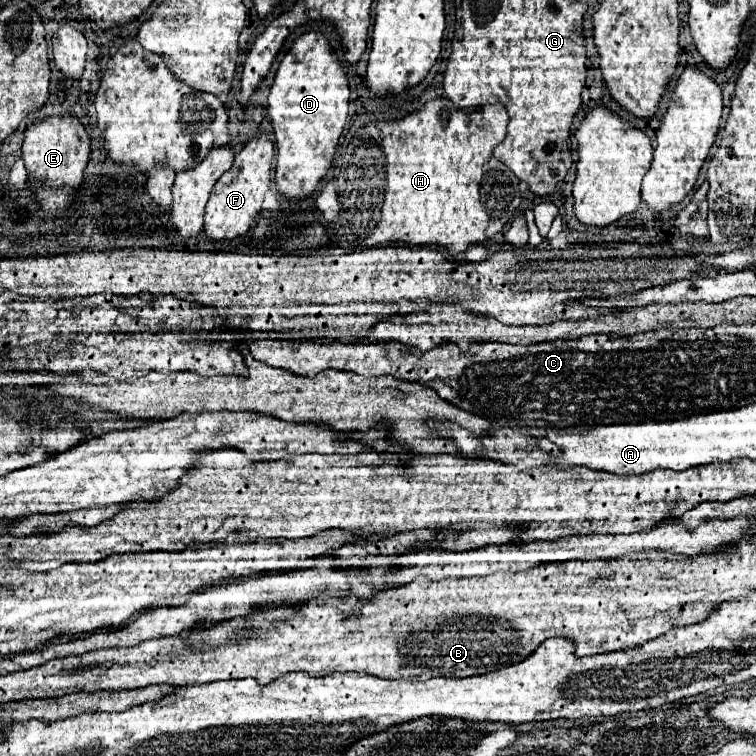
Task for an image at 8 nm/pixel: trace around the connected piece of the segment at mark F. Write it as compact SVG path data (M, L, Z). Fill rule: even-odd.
M266 135L244 145L244 149L236 155L234 165L226 171L220 181L214 185L210 201L206 205L204 215L204 233L210 241L232 241L244 237L250 227L254 227L256 219L262 213L262 201L266 191L270 189L270 169L274 159L274 145Z

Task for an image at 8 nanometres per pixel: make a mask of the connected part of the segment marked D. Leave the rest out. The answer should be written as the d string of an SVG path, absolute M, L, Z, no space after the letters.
M310 31L294 41L278 67L268 95L268 115L276 137L276 191L294 201L308 199L332 167L332 159L348 117L350 89L346 75L330 53L328 39Z

